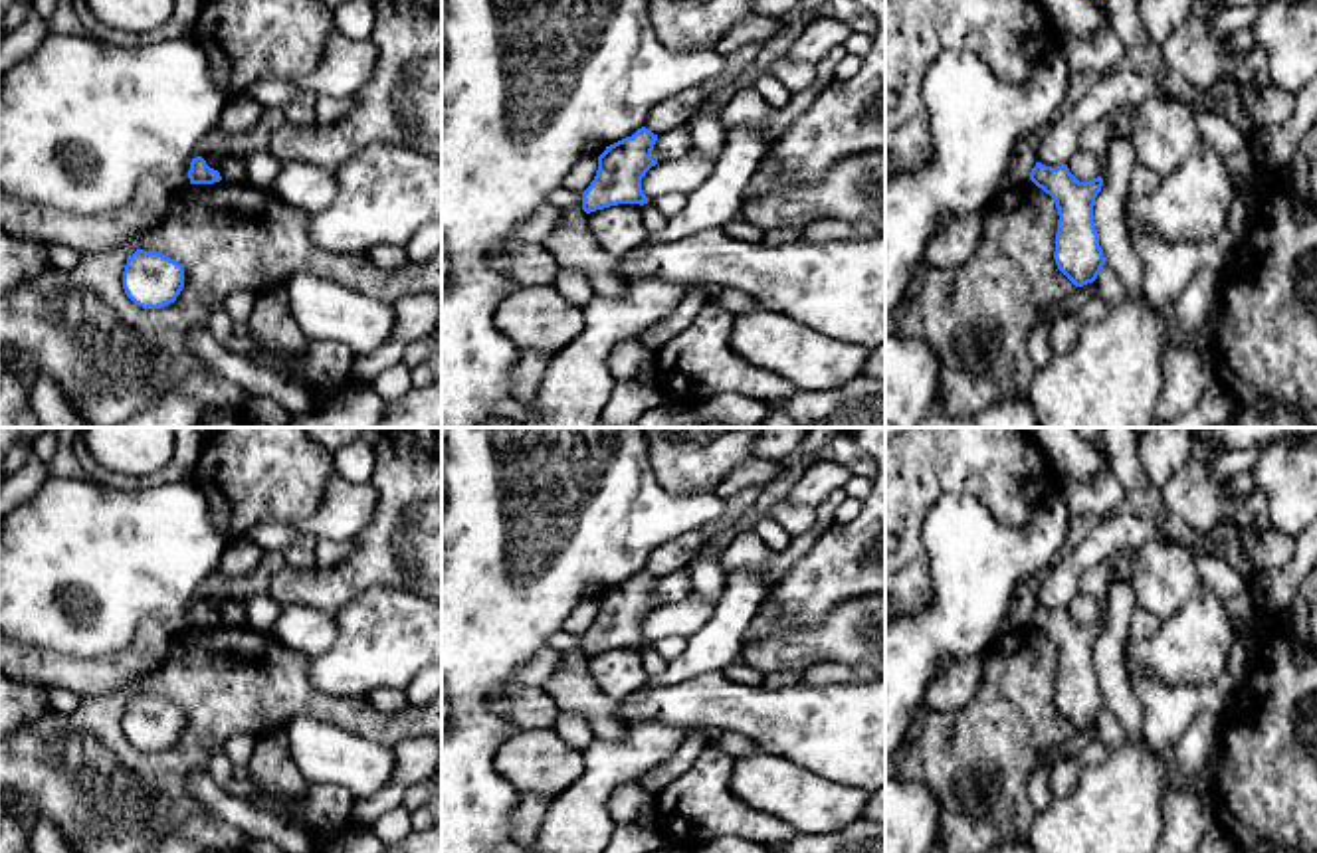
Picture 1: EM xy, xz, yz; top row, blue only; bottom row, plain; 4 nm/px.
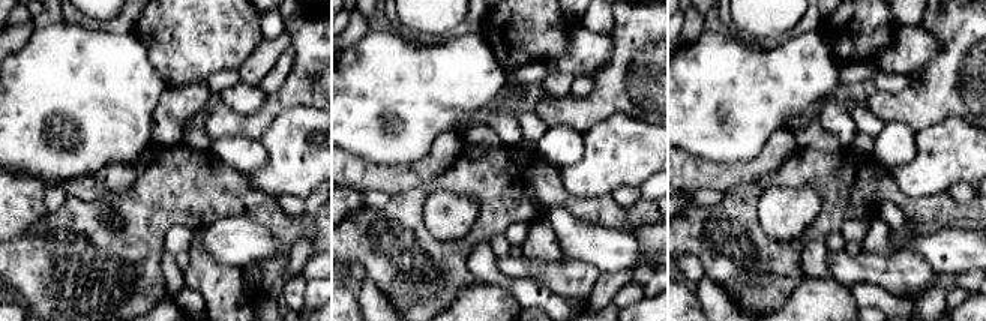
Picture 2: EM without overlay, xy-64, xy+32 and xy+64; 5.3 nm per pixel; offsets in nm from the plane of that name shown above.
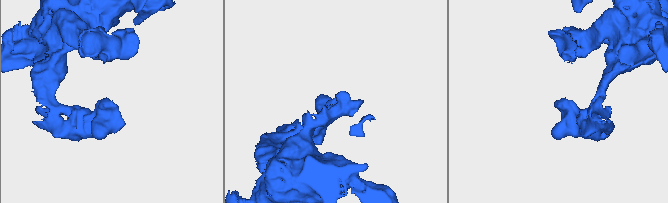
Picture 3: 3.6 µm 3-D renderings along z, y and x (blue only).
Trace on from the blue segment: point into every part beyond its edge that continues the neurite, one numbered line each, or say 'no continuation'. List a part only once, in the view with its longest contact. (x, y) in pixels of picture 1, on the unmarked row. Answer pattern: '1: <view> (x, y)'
no continuation

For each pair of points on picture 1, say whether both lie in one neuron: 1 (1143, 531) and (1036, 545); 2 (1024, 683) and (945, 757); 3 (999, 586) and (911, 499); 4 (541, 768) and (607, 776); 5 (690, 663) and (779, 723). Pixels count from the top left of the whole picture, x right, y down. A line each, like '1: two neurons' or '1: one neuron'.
1: two neurons
2: one neuron
3: two neurons
4: two neurons
5: two neurons

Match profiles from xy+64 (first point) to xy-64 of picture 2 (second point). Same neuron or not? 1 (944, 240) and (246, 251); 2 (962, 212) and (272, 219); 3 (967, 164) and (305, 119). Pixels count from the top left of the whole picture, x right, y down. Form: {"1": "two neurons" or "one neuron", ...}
{"1": "one neuron", "2": "one neuron", "3": "one neuron"}

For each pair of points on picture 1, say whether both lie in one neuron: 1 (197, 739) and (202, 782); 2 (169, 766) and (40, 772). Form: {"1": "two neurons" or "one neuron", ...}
{"1": "two neurons", "2": "one neuron"}

